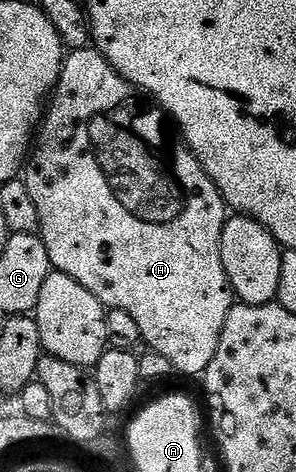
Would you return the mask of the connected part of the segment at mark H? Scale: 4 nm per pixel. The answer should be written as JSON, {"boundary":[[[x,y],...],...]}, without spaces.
{"boundary":[[[91,46],[73,50],[65,58],[60,79],[55,90],[50,95],[50,102],[43,112],[34,146],[27,157],[26,166],[22,172],[26,189],[30,189],[30,197],[38,209],[40,240],[46,245],[46,253],[50,253],[50,261],[55,270],[74,277],[98,301],[108,309],[122,309],[134,317],[140,330],[140,338],[151,350],[162,353],[166,361],[170,361],[173,372],[181,371],[184,375],[203,376],[204,370],[214,361],[214,353],[218,353],[218,341],[222,337],[222,329],[226,325],[226,317],[232,312],[234,296],[232,287],[228,284],[226,269],[222,265],[222,229],[224,222],[230,218],[229,208],[220,191],[210,181],[206,169],[194,157],[194,153],[178,134],[177,128],[170,122],[163,107],[155,99],[149,97],[139,87],[126,81],[112,68],[110,61]]]}

